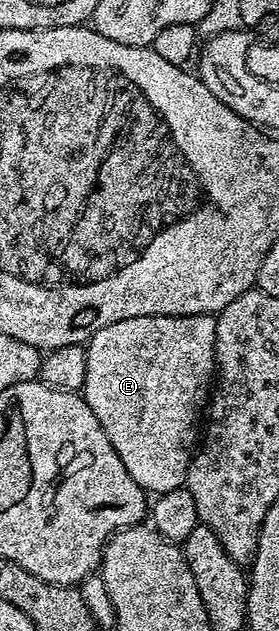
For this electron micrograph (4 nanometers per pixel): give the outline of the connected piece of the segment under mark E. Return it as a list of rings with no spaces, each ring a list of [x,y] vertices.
[[[157,314],[156,316],[132,316],[124,320],[116,320],[116,324],[108,324],[104,328],[93,331],[85,343],[86,359],[88,360],[88,370],[84,372],[84,384],[81,388],[81,395],[86,399],[88,408],[100,420],[112,448],[116,448],[116,456],[128,468],[128,476],[140,484],[140,488],[157,496],[164,492],[172,492],[176,488],[185,486],[188,464],[192,457],[192,451],[196,446],[196,439],[200,434],[200,418],[198,413],[203,413],[208,402],[208,395],[212,390],[212,383],[216,377],[216,367],[214,364],[214,352],[216,350],[216,317],[212,314],[181,314],[180,316],[168,316],[167,314]]]

